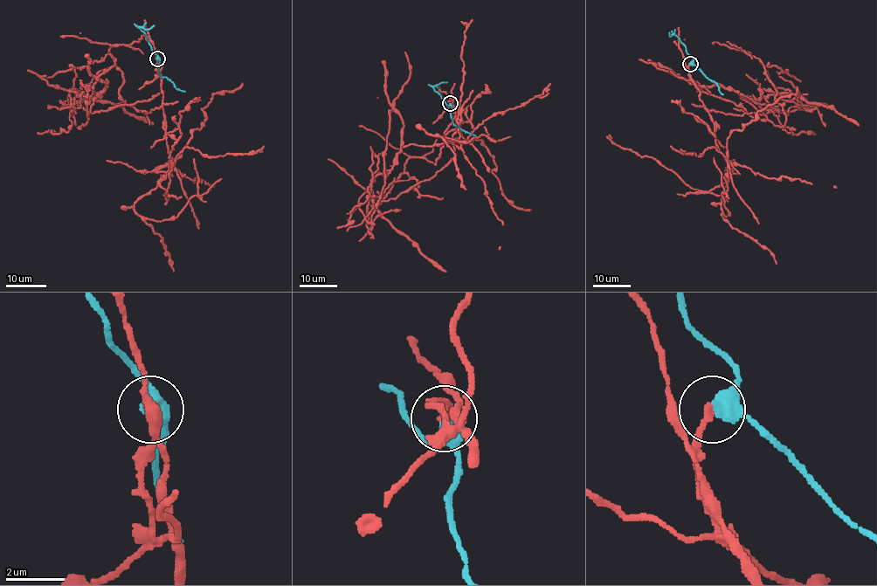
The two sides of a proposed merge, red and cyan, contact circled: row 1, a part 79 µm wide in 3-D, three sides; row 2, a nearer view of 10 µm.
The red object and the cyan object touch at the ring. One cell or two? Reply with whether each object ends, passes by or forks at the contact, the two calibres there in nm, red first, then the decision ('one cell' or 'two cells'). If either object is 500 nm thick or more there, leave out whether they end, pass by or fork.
red ends | cyan passes by | 280/440 nm | two cells

